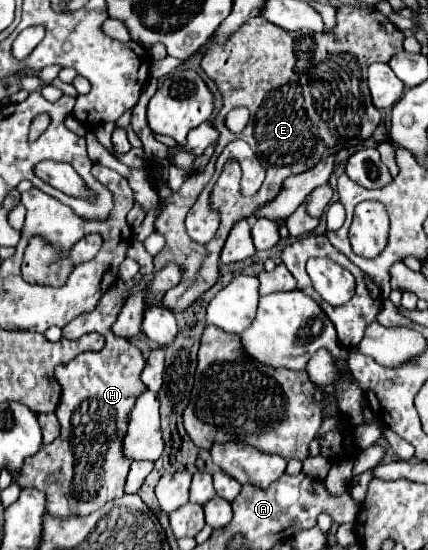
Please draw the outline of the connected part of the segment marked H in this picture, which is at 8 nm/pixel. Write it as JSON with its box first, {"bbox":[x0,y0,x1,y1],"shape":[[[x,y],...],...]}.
{"bbox":[16,279,146,519],"shape":[[[118,279],[92,311],[78,315],[62,329],[66,339],[78,339],[84,333],[96,331],[106,337],[106,347],[98,353],[82,353],[70,363],[56,367],[56,379],[62,385],[56,417],[62,425],[62,433],[50,445],[42,445],[40,453],[28,457],[24,469],[16,477],[20,487],[36,487],[44,491],[48,497],[48,513],[60,519],[90,515],[108,501],[124,495],[130,461],[124,461],[124,455],[120,453],[120,437],[124,437],[136,397],[140,391],[146,390],[140,381],[140,365],[144,365],[144,357],[130,341],[116,337],[112,325],[116,323],[118,313],[126,303],[126,293],[132,287],[132,281],[124,283]]]}

